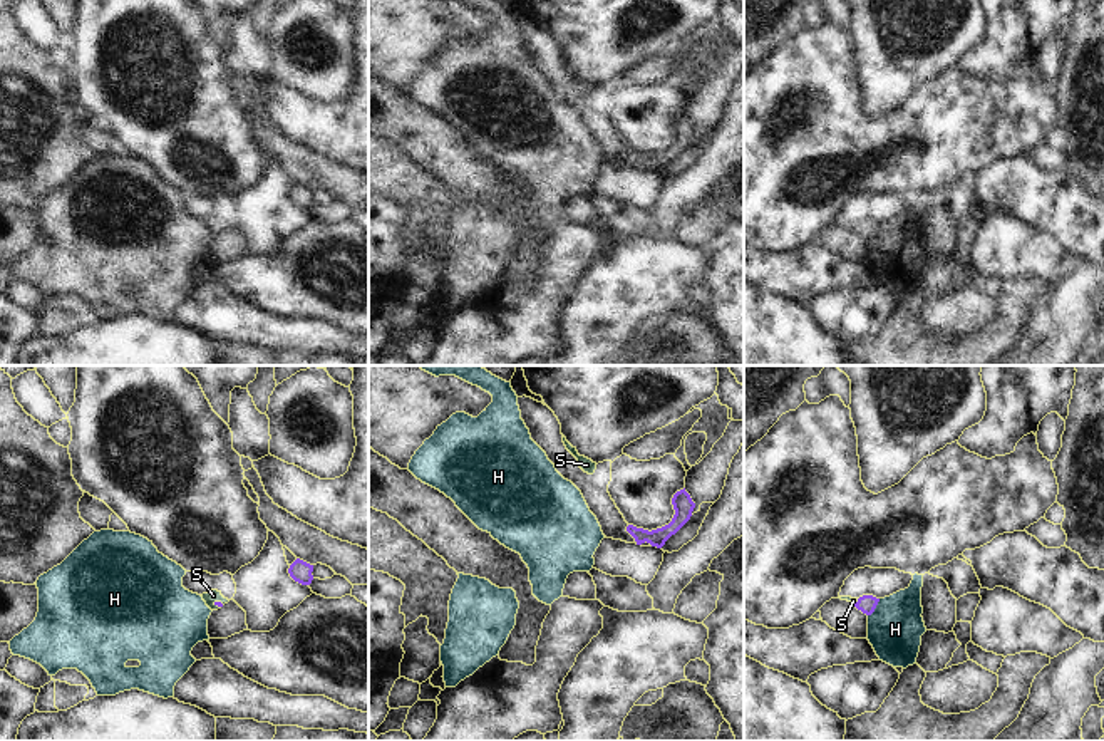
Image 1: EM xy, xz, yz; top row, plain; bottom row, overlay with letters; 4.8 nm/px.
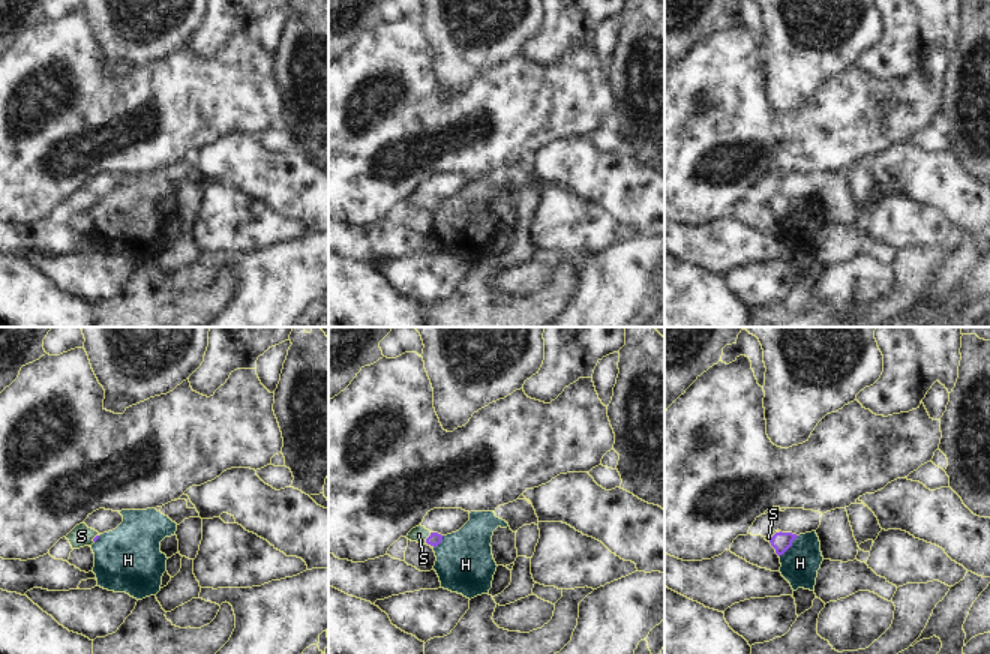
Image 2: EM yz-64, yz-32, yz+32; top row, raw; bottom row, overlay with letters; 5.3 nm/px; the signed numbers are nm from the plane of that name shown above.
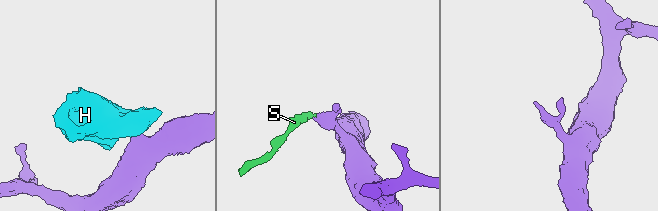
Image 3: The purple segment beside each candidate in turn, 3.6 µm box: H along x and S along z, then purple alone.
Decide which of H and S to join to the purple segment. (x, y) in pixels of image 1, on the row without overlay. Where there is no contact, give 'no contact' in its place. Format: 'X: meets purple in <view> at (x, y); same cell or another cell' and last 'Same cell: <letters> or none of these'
H: meets purple in yz at (875, 232); another cell
S: meets purple in xy at (218, 227); same cell
Same cell: S

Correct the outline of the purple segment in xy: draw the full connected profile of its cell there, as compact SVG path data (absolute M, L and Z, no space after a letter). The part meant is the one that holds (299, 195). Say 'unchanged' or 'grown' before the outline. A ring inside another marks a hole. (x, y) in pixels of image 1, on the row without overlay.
unchanged | M297 183L288 193L290 201L302 210L312 208L312 205L313 205L312 196L313 196L313 189L307 188L300 183Z

